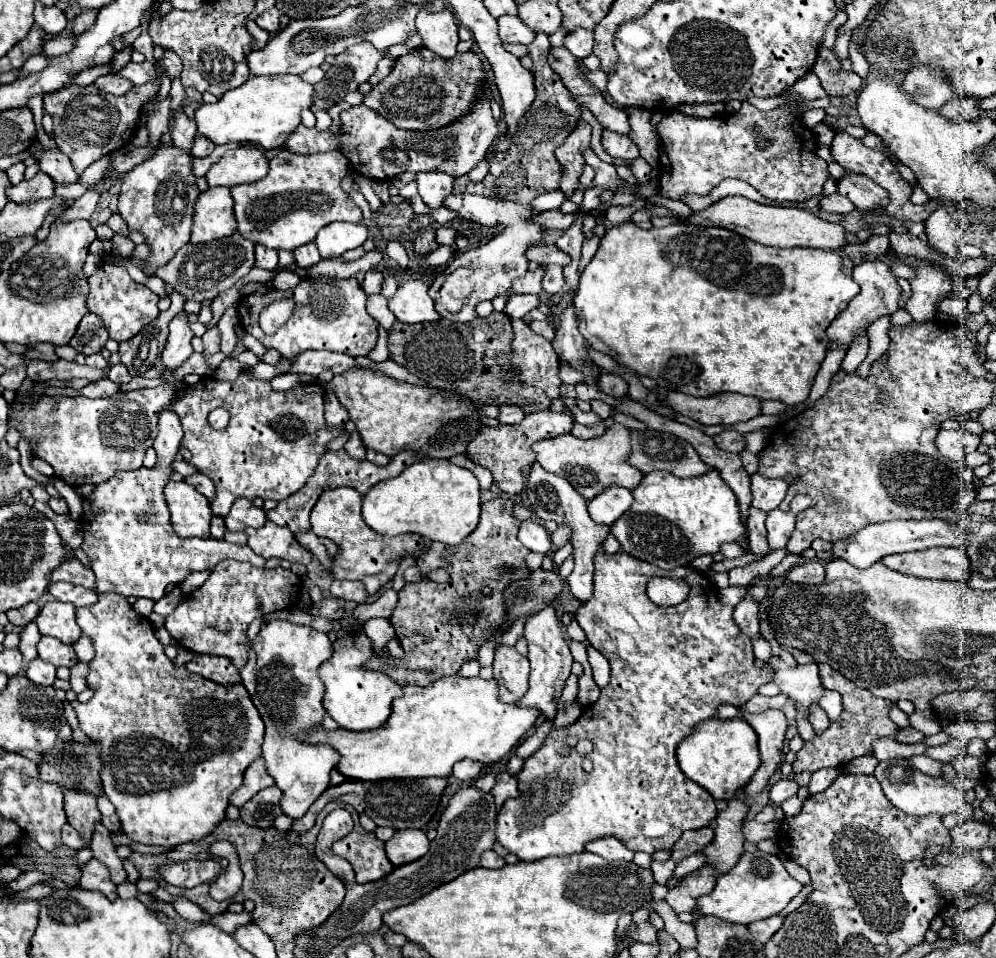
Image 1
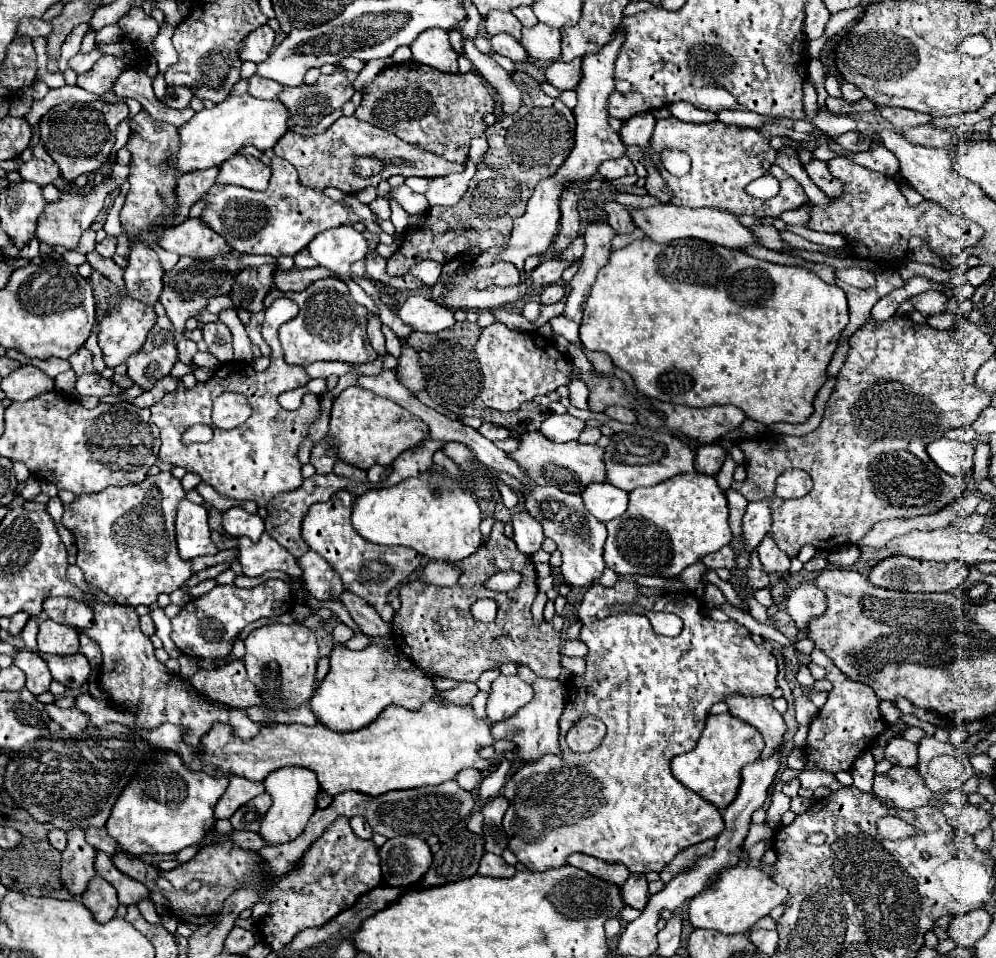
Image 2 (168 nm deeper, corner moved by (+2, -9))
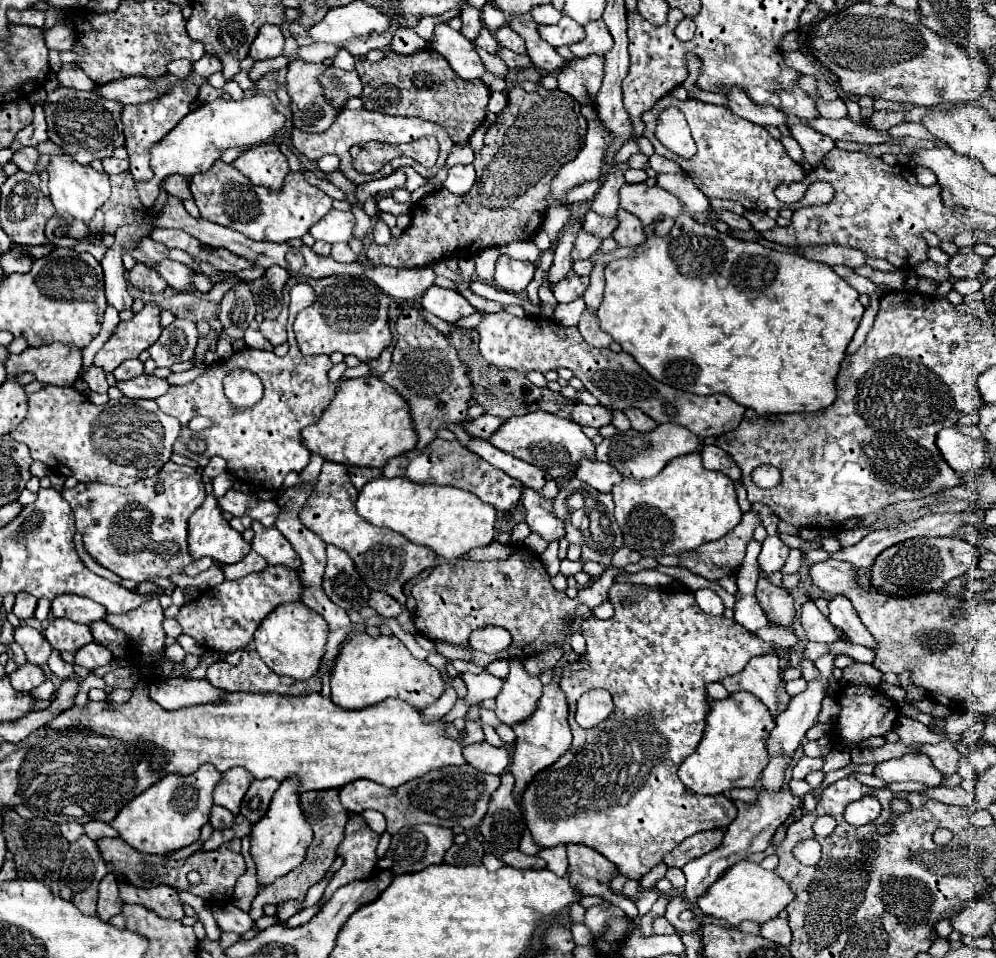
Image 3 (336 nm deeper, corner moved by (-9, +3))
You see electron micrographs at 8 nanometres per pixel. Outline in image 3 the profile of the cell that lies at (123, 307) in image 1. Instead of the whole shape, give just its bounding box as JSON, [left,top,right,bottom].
[94,304,160,372]

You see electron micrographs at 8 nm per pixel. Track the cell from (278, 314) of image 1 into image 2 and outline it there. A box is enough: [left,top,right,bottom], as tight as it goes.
[151,298,319,506]

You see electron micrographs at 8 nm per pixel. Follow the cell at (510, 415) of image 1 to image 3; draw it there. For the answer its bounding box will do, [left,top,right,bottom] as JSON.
[462,414,504,440]

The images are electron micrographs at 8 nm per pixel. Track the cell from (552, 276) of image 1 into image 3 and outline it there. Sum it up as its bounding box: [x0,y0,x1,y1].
[552,274,590,302]

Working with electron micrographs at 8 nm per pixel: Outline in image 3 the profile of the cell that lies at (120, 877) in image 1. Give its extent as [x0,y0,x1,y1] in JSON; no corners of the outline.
[118,882,184,920]

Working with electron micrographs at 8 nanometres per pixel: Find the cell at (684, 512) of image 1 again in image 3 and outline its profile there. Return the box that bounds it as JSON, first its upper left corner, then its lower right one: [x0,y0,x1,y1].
[612,452,742,558]

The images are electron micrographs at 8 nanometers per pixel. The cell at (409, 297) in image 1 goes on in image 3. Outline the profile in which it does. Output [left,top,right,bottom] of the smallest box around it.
[422,286,476,322]

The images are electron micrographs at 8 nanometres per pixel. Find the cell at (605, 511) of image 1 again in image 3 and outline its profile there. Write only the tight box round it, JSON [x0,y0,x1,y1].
[576,460,622,492]

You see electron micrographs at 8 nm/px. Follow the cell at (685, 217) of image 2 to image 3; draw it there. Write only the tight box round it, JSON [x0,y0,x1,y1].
[620,184,682,230]

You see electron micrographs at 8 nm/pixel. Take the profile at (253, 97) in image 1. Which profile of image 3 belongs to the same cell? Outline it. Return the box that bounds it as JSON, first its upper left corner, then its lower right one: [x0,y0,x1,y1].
[136,94,286,208]

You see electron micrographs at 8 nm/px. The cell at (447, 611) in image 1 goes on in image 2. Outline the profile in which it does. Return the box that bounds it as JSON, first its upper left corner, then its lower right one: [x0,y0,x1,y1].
[391,522,561,682]

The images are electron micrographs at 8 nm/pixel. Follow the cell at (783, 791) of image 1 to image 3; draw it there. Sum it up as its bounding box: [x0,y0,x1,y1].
[792,756,824,780]

